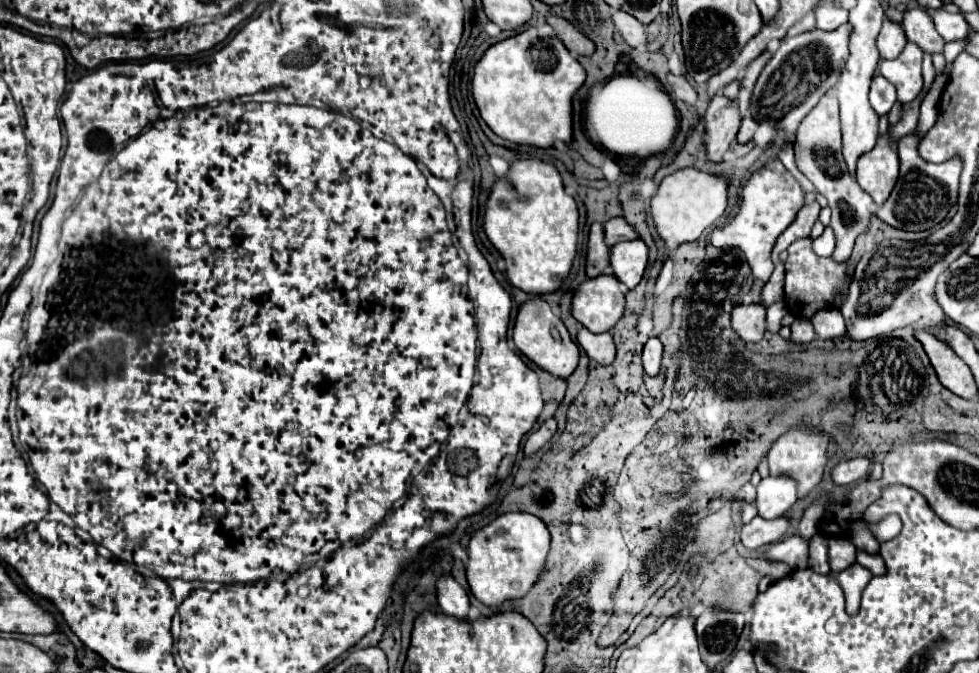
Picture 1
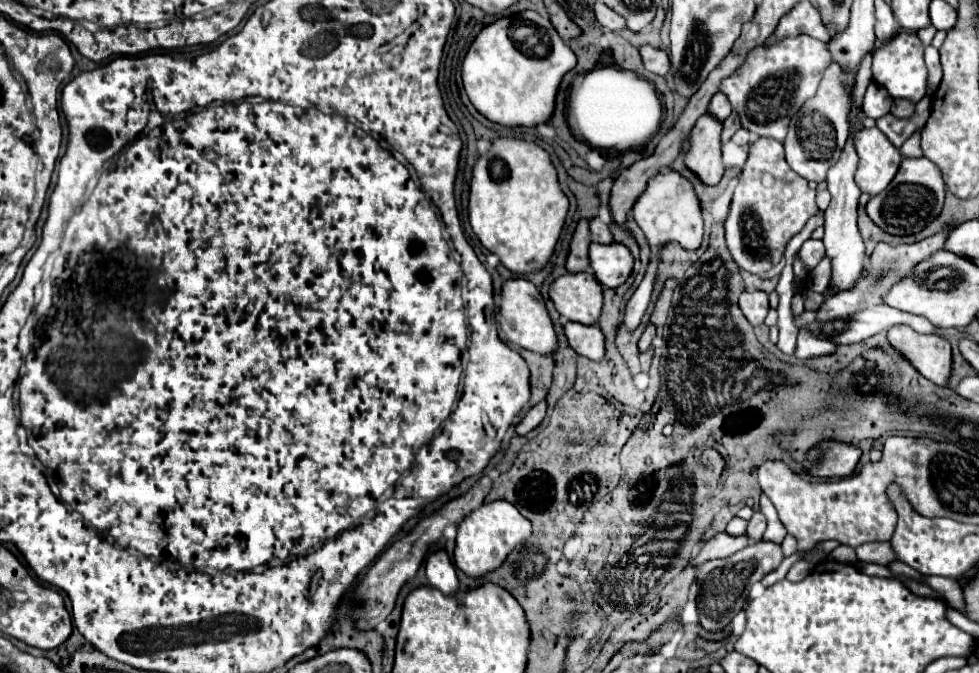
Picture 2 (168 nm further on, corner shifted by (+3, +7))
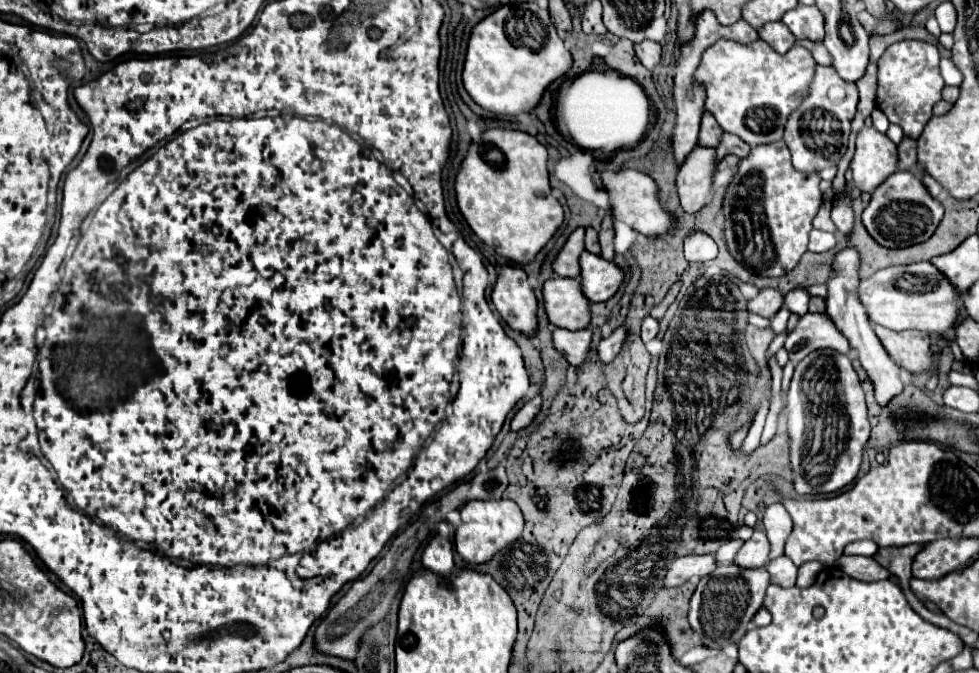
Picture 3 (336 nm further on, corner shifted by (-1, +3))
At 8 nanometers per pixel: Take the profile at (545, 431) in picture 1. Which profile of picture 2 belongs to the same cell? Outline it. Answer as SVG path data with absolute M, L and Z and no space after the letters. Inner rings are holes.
M538 402L536 406L532 406L532 408L526 412L526 416L516 424L516 434L524 436L524 434L528 434L530 430L534 430L534 428L542 422L544 414L546 414L546 402Z

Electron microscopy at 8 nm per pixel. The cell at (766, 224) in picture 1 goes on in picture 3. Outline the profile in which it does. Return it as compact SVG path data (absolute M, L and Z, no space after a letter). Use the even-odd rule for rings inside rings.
M782 140L752 148L740 162L738 176L724 196L730 254L758 276L782 276L790 272L808 248L812 218L822 204L818 184L818 174L800 174L792 166L790 150Z

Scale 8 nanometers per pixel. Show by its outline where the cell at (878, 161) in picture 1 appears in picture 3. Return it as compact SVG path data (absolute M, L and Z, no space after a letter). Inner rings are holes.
M862 128L856 138L856 152L850 162L852 184L860 192L874 192L898 170L896 144L876 128Z

